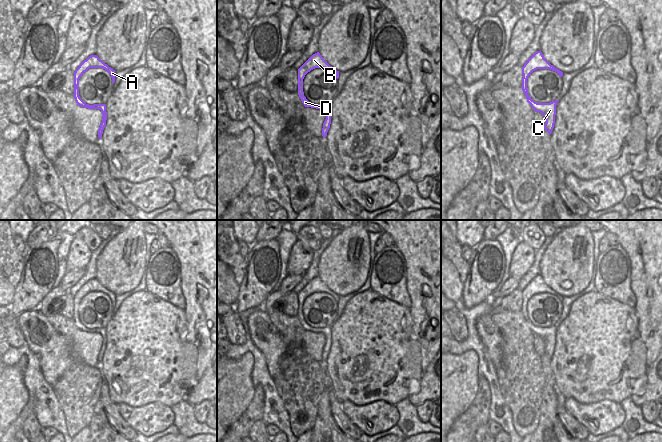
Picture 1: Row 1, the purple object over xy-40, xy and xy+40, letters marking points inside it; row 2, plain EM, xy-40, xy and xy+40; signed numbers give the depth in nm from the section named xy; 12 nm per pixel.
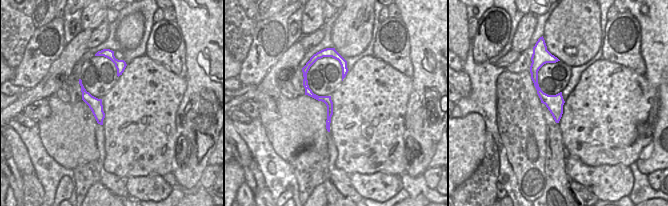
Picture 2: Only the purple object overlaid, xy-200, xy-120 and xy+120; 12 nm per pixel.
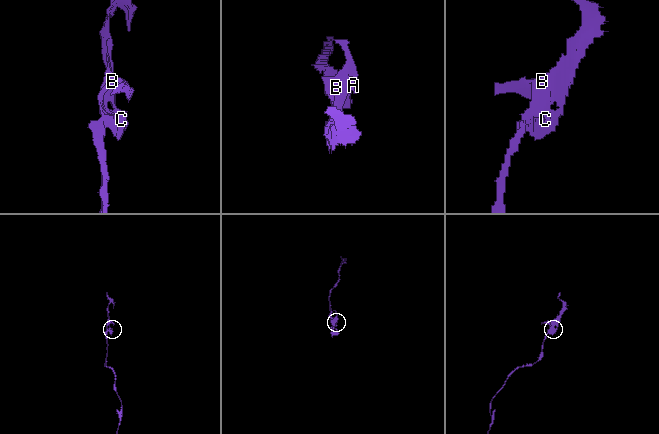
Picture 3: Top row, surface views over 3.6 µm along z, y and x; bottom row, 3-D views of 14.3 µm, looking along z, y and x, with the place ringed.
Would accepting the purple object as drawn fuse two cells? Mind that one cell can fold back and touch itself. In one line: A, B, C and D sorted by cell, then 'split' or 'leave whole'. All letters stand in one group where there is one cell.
groups A B / C D; split

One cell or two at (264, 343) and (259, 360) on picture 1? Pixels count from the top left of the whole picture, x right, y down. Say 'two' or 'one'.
two

